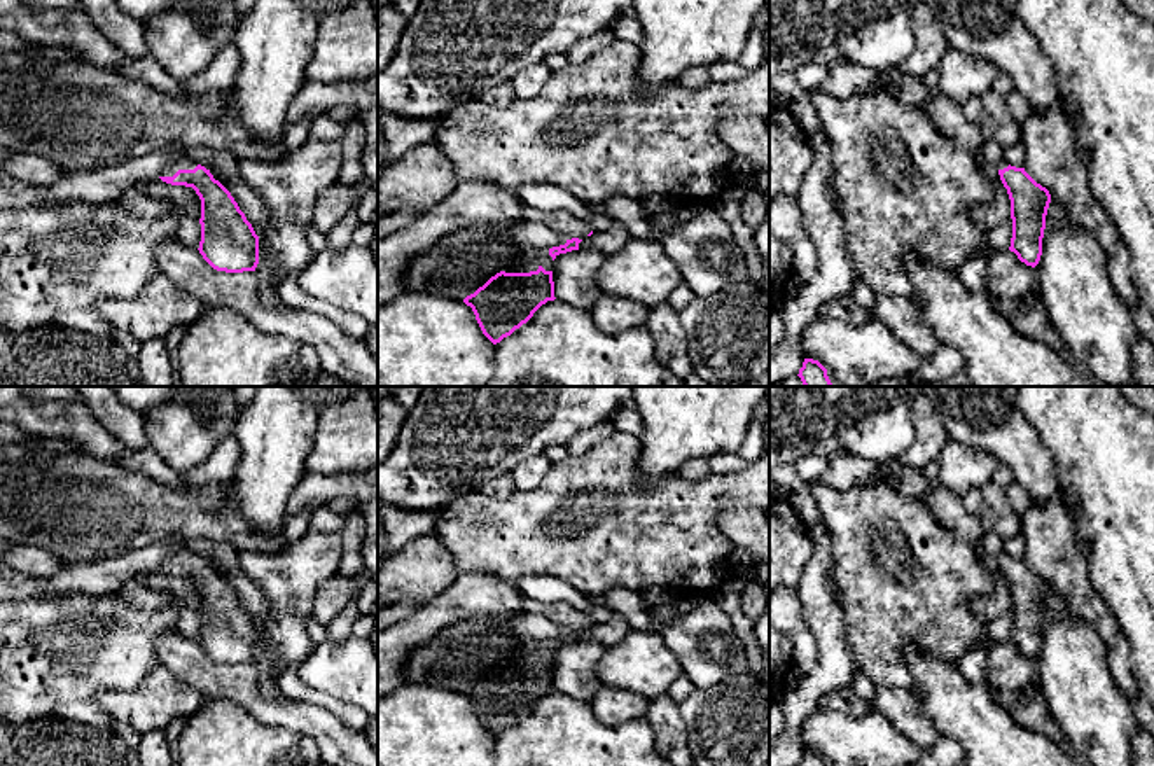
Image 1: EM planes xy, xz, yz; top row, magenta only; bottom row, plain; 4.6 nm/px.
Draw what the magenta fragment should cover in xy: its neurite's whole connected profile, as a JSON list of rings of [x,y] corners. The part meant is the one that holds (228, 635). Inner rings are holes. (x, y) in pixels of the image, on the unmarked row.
[[[187,549],[170,553],[159,570],[171,577],[192,579],[201,591],[199,645],[217,663],[255,663],[259,628],[231,584],[210,561]]]

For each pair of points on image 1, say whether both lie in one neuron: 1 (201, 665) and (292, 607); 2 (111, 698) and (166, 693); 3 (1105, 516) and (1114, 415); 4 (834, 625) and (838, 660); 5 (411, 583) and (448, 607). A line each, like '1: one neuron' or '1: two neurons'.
1: two neurons
2: one neuron
3: one neuron
4: one neuron
5: two neurons

